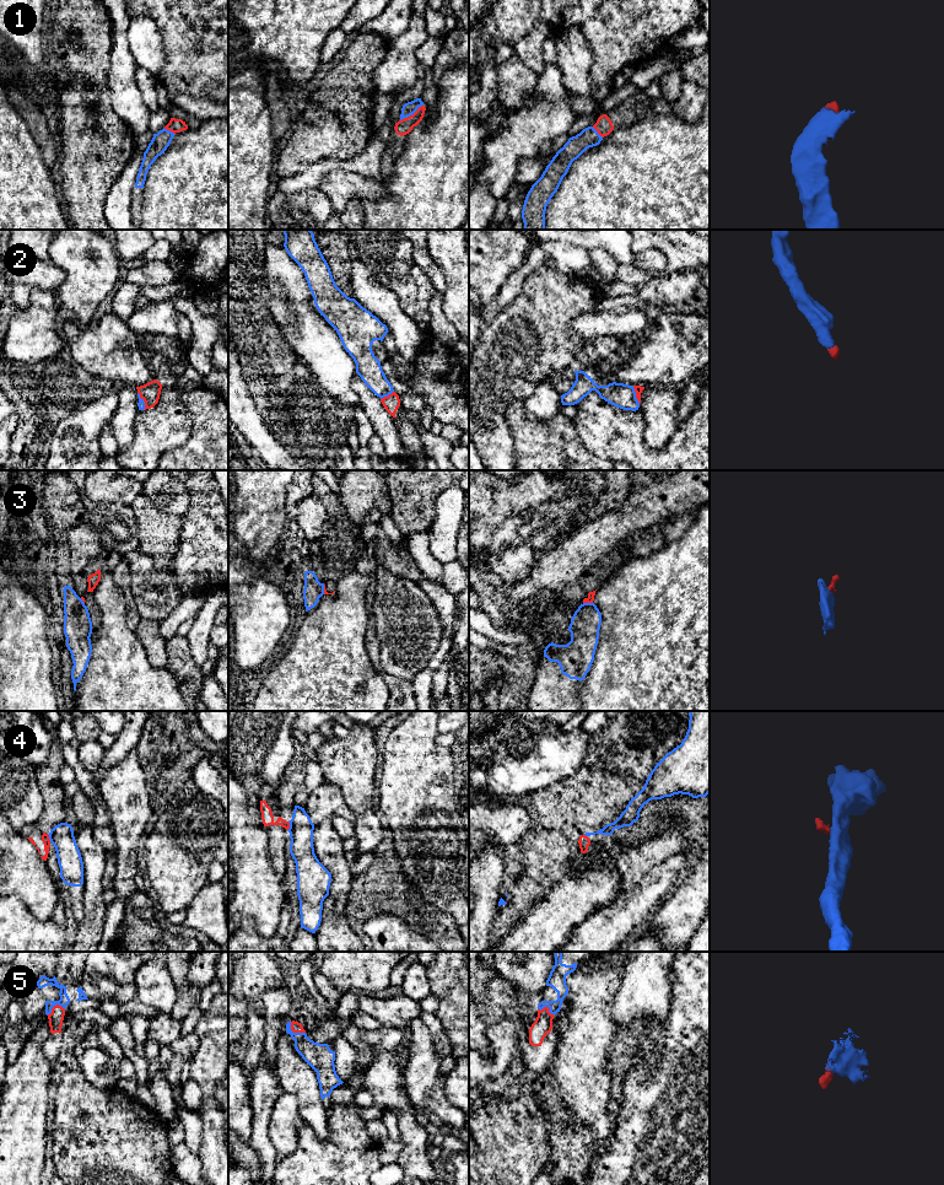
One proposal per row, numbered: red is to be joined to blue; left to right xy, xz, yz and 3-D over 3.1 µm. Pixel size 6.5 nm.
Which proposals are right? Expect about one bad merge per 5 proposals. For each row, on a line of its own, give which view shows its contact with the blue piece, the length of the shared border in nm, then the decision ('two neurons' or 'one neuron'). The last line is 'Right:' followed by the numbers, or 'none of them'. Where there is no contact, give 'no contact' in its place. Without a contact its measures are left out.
1: xz | 190 nm | one neuron
2: yz | 130 nm | one neuron
3: yz | 60 nm | two neurons
4: xy | 60 nm | two neurons
5: xz | 130 nm | one neuron
Right: 1, 2, 5

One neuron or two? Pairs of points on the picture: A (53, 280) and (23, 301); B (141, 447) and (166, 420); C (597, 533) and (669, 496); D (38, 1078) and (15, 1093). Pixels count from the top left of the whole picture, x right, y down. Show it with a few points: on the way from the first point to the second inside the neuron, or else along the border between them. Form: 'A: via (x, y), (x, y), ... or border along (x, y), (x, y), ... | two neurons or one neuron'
A: via (43, 280), (36, 280), (25, 291) | one neuron
B: via (147, 441), (162, 426) | one neuron
C: via (615, 527), (626, 522), (652, 502) | one neuron
D: via (32, 1081), (21, 1092) | one neuron

